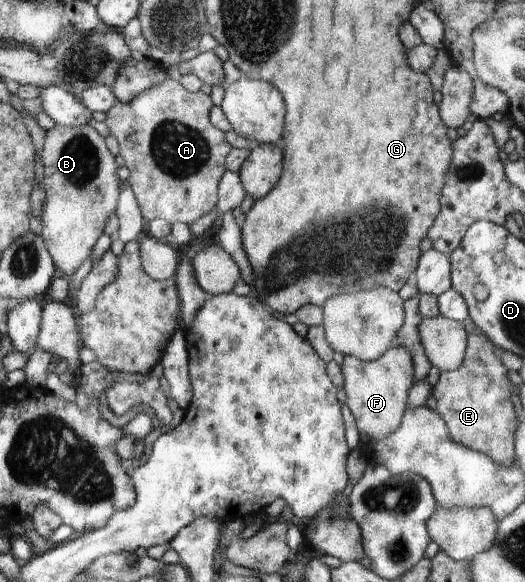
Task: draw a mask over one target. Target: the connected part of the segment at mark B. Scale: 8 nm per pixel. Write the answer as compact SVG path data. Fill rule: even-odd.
M88 123L81 126L65 126L62 124L56 124L53 128L46 131L44 145L40 152L39 157L39 169L40 169L40 183L41 186L45 189L46 199L45 204L41 213L41 221L42 221L42 237L45 241L45 246L48 248L49 254L52 256L54 265L58 271L59 275L66 276L67 279L80 267L80 264L91 255L92 248L94 244L98 241L98 238L104 233L105 225L107 219L115 213L115 209L117 208L117 199L119 193L121 192L119 181L119 175L117 174L117 169L119 165L114 160L114 156L106 143L104 142L104 138Z

